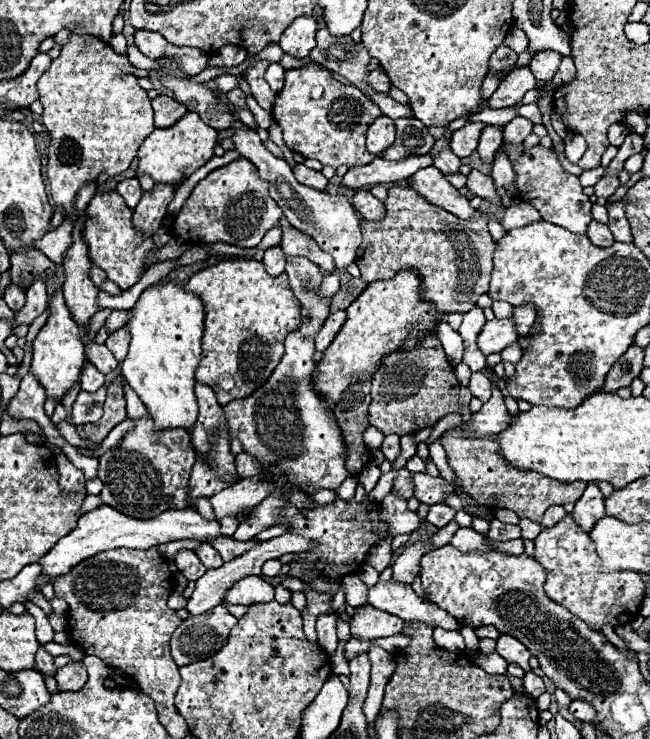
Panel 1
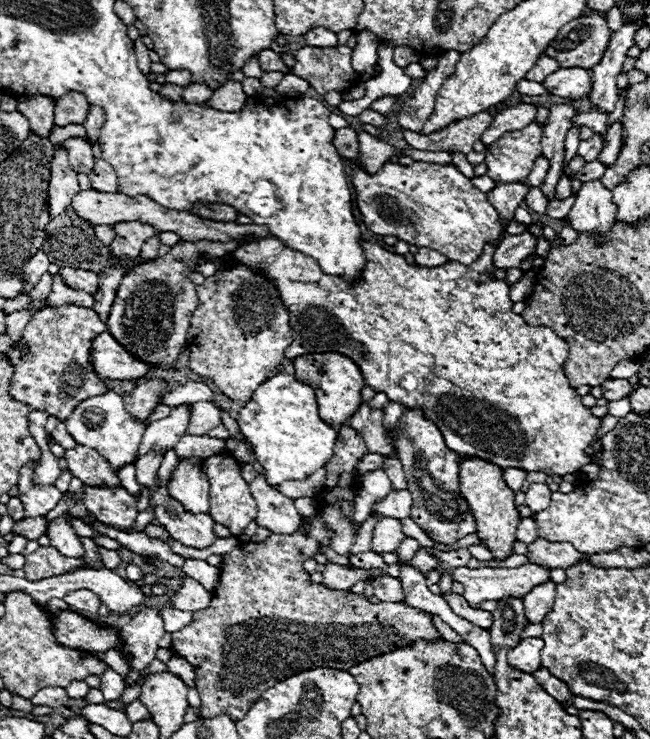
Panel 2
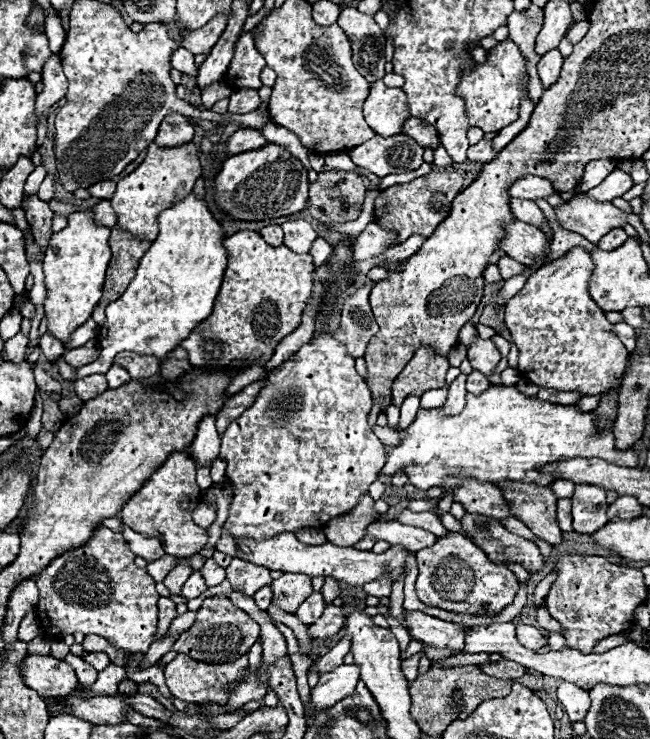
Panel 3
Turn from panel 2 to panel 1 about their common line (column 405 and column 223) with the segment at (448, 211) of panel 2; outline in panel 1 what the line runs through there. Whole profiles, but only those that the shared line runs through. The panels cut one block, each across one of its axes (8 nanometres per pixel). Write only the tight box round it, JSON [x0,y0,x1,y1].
[172,158,282,248]

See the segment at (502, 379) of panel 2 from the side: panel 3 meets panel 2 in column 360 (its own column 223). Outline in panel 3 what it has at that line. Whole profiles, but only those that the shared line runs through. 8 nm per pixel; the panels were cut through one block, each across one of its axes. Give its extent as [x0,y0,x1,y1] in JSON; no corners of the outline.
[180,230,314,370]

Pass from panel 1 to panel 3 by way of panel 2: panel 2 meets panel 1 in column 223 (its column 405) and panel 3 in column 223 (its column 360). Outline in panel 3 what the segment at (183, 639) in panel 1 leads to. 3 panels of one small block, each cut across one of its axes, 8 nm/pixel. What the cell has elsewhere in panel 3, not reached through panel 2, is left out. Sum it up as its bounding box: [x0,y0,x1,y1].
[172,596,260,664]

